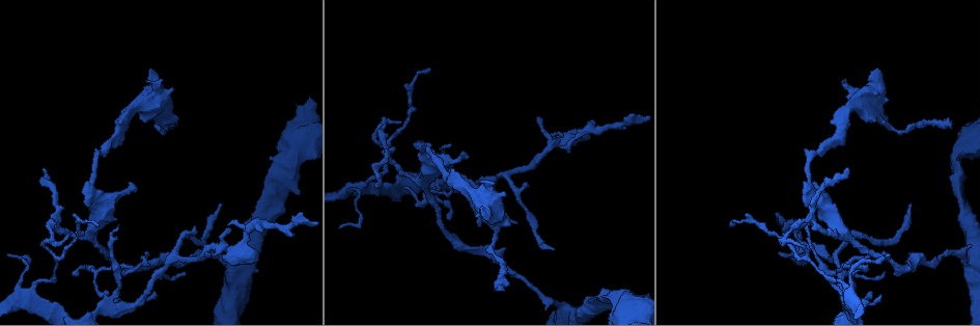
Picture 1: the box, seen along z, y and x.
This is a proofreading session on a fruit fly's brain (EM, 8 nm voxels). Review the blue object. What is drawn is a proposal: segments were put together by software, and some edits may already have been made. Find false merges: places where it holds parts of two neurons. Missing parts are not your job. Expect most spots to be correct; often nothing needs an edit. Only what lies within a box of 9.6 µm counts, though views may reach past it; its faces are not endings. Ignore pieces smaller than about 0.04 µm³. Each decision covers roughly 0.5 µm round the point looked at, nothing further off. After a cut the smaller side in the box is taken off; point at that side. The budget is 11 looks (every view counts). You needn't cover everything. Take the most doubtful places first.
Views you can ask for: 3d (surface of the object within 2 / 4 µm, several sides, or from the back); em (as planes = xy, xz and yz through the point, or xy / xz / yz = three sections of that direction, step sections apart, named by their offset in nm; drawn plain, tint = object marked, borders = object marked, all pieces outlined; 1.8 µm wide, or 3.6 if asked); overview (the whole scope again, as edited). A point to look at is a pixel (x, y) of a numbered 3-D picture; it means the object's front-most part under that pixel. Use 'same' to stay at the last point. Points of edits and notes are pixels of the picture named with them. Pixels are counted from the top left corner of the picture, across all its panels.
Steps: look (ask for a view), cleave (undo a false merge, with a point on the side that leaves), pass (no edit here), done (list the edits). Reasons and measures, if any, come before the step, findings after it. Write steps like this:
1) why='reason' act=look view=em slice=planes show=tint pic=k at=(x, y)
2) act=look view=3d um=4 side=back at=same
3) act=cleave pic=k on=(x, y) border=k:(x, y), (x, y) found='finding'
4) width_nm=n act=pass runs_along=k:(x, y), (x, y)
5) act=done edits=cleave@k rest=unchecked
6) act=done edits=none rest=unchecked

why='sharp bend' act=look view=3d um=4 pic=1 at=(785, 239)

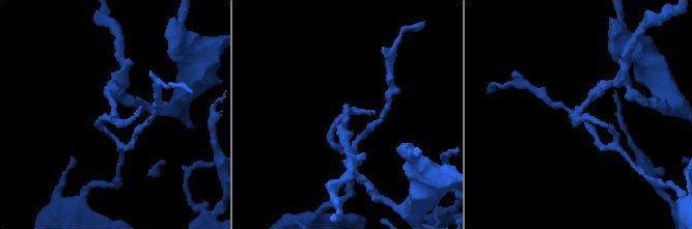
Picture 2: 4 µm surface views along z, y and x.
why='need the tissue' act=look view=em slice=planes show=tint pic=2 at=(345, 117)

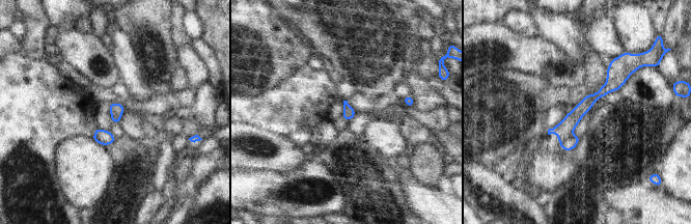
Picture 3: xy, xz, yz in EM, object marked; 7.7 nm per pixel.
act=cleave pic=3 on=(571, 143) found='two neurons meet here'

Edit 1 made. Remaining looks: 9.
act=look view=overview

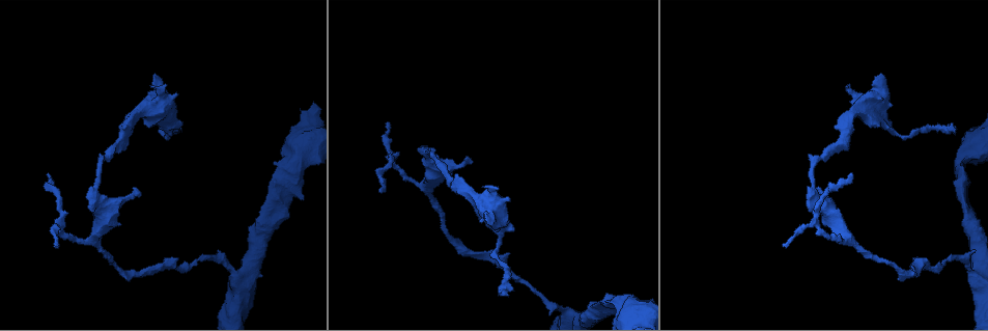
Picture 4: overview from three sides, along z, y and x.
why='sharp bend' act=look view=em slice=planes show=tint pic=4 at=(972, 278)

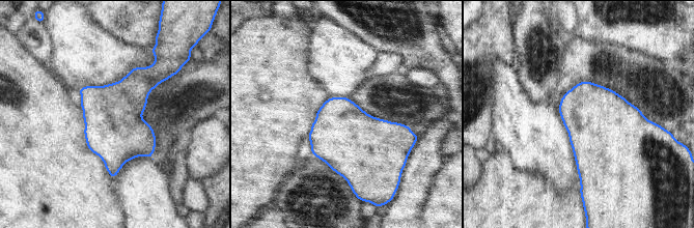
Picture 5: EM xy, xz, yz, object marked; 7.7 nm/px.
width_nm=460 act=pass found='one neuron here'

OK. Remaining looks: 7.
act=done edits=cleave@3 rest=unchecked

